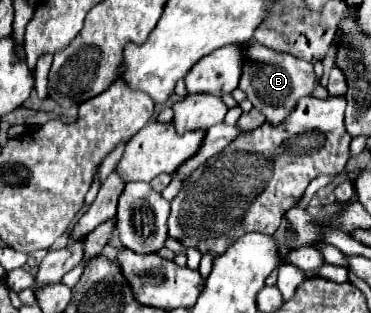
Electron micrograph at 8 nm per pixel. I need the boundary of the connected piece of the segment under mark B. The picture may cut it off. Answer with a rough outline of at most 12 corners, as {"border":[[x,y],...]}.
{"border":[[252,38],[238,88],[280,124],[302,96],[328,96],[312,62]]}

